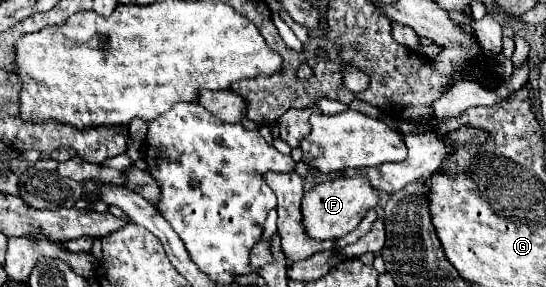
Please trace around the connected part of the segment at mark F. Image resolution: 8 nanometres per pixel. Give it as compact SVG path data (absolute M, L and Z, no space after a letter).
M340 176L332 178L328 182L322 182L308 190L302 198L302 216L304 216L304 228L308 236L316 240L328 240L328 238L342 238L344 234L352 232L360 220L366 216L368 210L376 208L380 202L378 192L370 188L366 176Z

